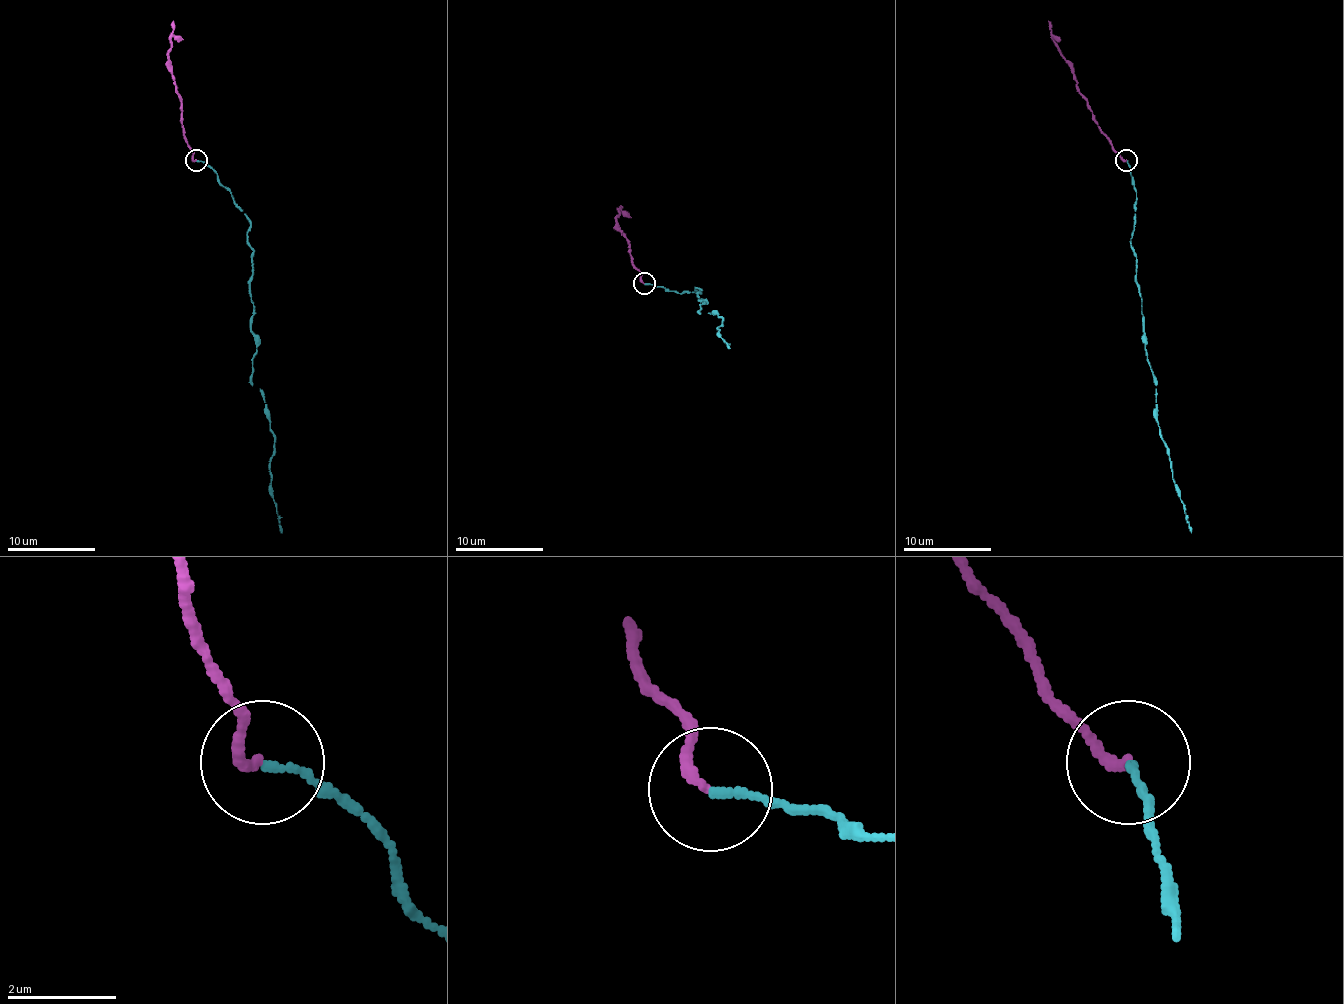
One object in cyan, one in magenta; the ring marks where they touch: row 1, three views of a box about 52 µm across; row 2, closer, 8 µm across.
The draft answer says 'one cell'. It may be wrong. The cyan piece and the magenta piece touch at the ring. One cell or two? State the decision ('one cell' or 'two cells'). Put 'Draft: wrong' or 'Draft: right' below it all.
one cell
Draft: right

